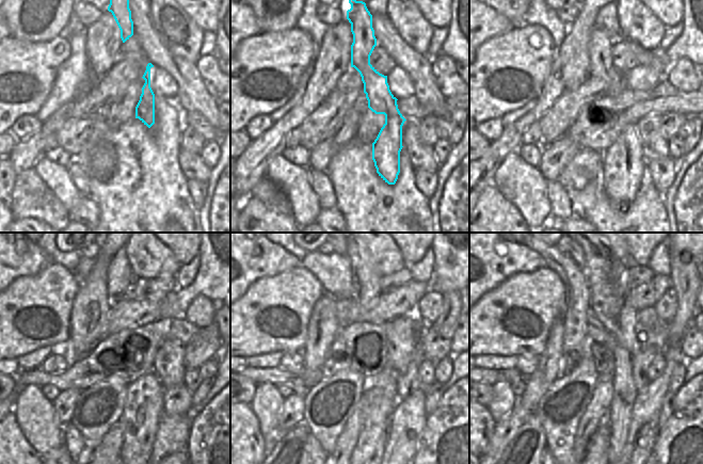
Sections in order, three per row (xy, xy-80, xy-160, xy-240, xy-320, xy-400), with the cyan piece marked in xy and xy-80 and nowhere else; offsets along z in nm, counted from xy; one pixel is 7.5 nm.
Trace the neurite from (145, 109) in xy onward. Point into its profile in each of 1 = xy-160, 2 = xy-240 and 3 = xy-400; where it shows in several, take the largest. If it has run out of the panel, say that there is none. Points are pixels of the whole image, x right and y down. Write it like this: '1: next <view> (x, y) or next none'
1: next xy-160 (623, 168)
2: next xy-240 (143, 409)
3: next xy-400 (597, 447)

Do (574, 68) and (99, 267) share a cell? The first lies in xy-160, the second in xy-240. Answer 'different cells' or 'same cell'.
same cell

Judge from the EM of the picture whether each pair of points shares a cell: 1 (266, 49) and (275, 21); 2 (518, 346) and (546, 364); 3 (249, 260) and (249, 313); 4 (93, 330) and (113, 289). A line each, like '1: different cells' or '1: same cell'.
1: different cells
2: different cells
3: different cells
4: different cells

